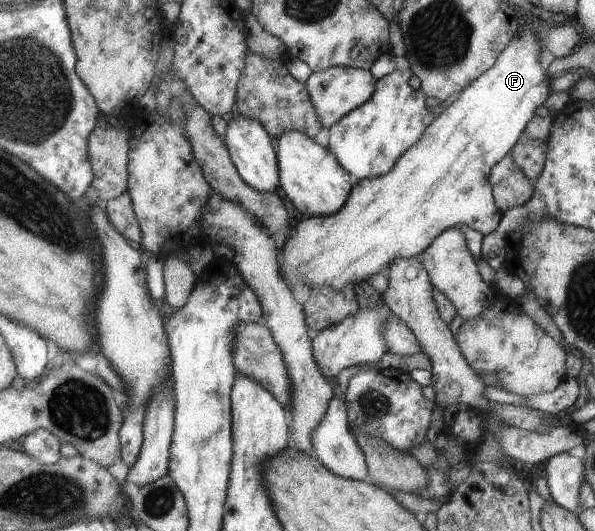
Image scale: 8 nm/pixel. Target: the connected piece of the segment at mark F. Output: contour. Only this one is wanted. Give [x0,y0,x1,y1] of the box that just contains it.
[280,28,549,290]

